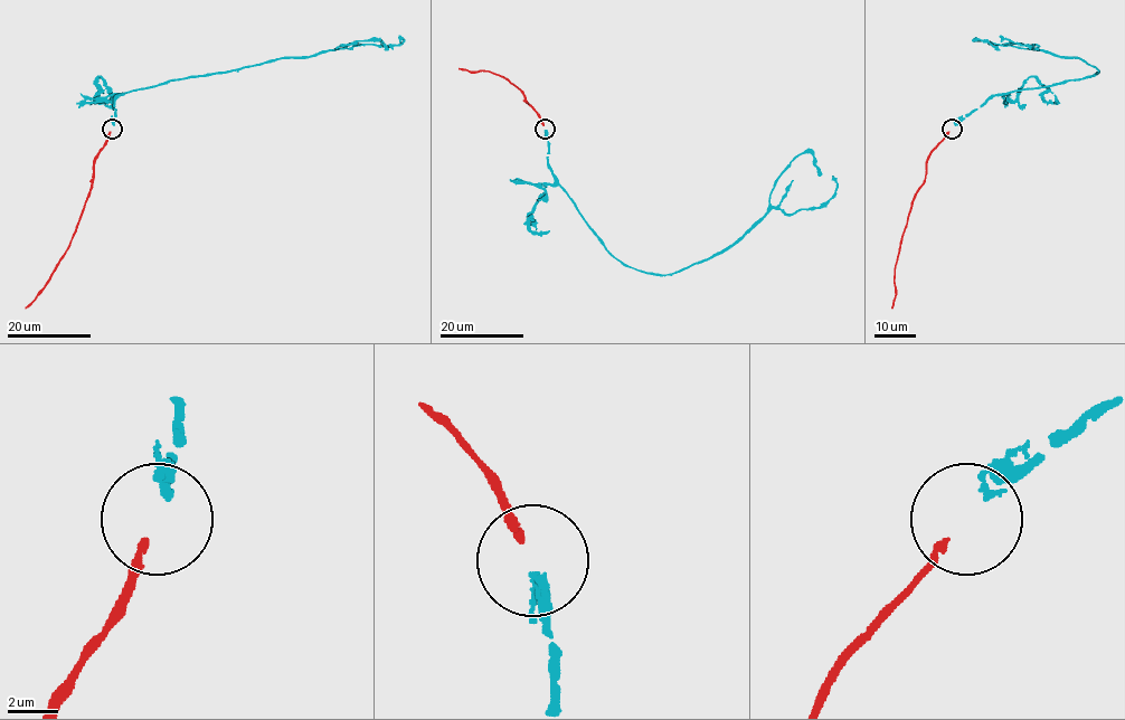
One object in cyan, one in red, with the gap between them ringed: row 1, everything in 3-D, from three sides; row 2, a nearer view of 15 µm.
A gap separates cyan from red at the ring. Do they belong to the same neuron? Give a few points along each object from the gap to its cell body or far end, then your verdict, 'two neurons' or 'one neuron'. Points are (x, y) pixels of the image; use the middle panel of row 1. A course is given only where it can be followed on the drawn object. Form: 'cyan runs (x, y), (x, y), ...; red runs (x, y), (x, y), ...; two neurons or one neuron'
cyan runs (546, 131), (555, 181), (608, 252), (646, 273), (673, 274), (736, 244), (801, 153), (821, 176); red runs (544, 125), (522, 92), (508, 78), (491, 72), (459, 68); one neuron

